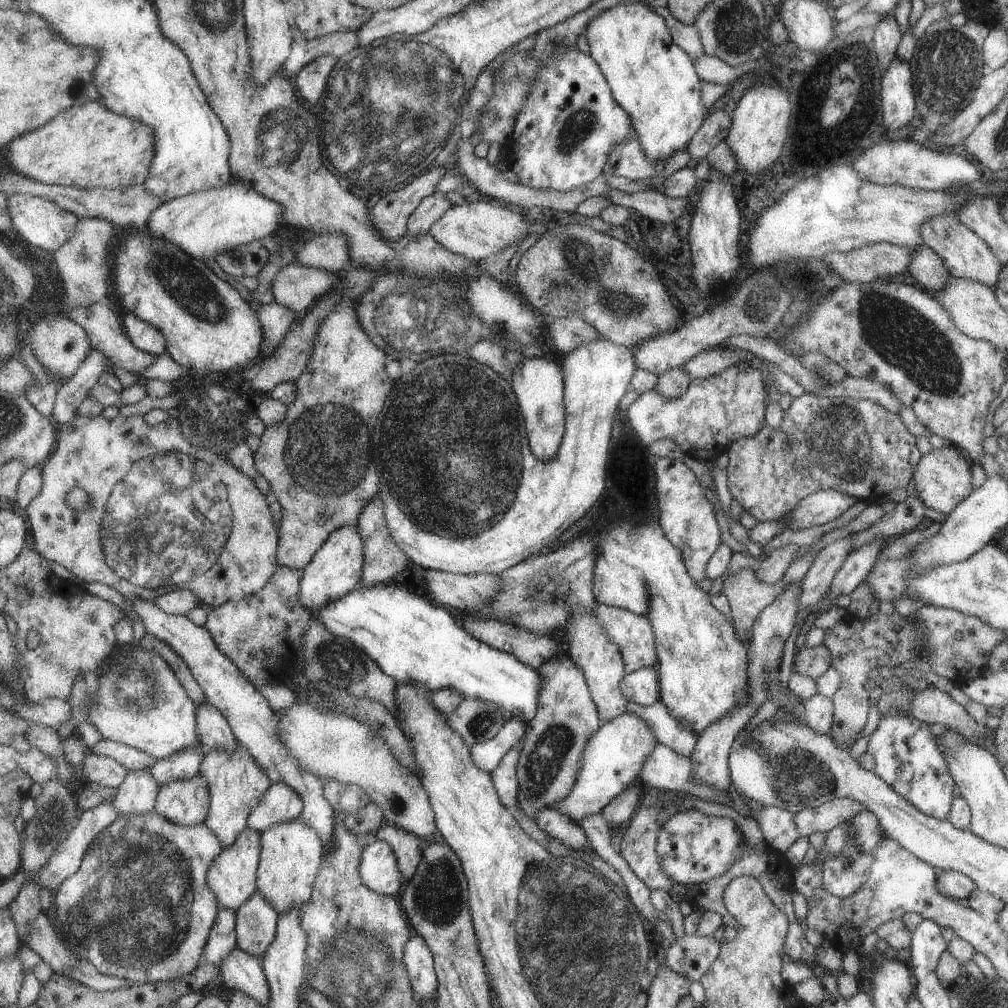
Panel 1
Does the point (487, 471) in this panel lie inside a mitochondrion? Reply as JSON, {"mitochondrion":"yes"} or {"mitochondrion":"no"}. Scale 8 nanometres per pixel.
{"mitochondrion":"yes"}

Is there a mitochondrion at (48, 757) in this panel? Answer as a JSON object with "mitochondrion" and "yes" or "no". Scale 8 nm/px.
{"mitochondrion":"no"}

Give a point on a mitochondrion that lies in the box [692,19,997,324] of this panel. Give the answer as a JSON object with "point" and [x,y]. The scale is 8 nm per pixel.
{"point":[947,65]}

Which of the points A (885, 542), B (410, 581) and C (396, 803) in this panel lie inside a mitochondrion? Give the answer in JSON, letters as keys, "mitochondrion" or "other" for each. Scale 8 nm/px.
{"A":"other","B":"other","C":"mitochondrion"}

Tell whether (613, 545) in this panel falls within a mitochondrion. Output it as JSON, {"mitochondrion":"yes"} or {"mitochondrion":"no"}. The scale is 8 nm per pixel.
{"mitochondrion":"no"}

